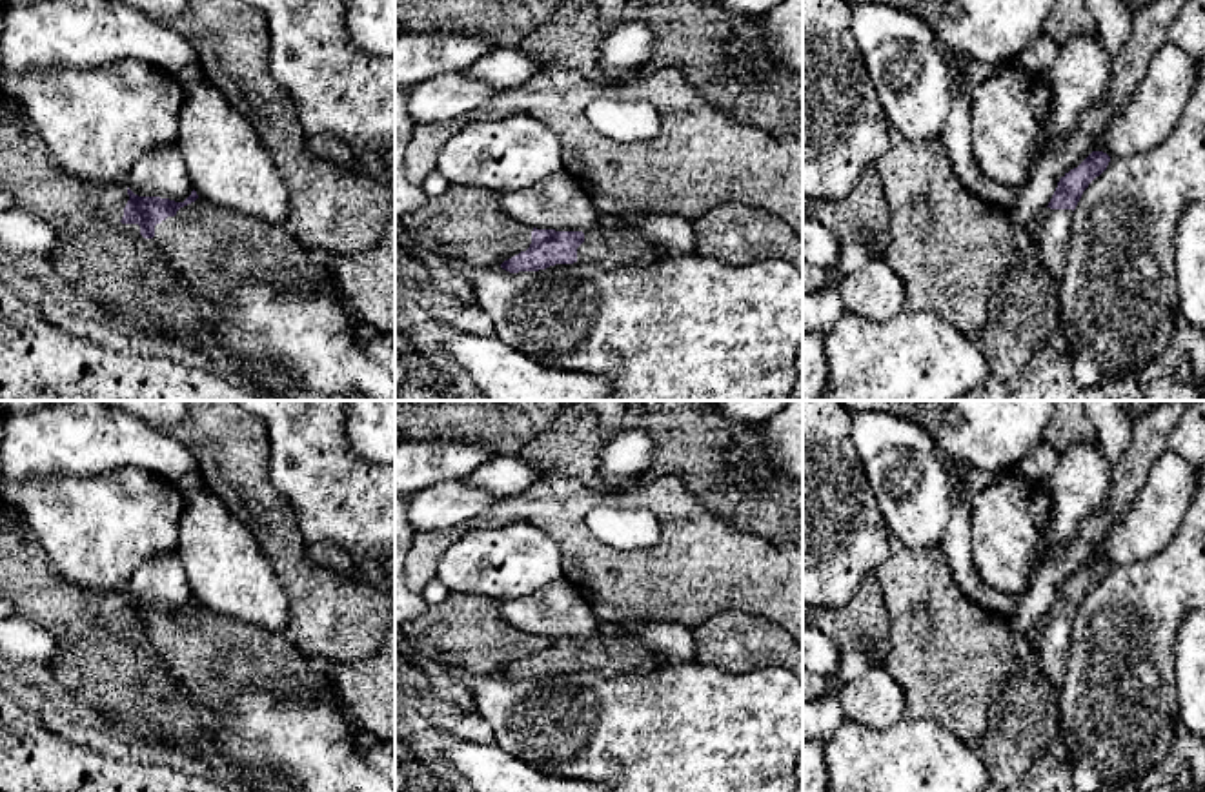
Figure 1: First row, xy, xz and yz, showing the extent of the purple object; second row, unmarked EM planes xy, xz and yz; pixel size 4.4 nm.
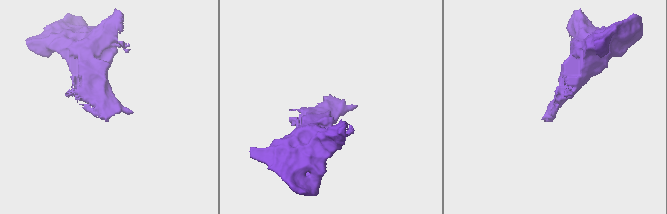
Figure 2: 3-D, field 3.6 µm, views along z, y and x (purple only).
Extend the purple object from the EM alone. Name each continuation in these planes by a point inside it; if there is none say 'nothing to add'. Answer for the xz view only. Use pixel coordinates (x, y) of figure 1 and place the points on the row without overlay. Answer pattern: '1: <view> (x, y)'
1: xz (610, 654)

